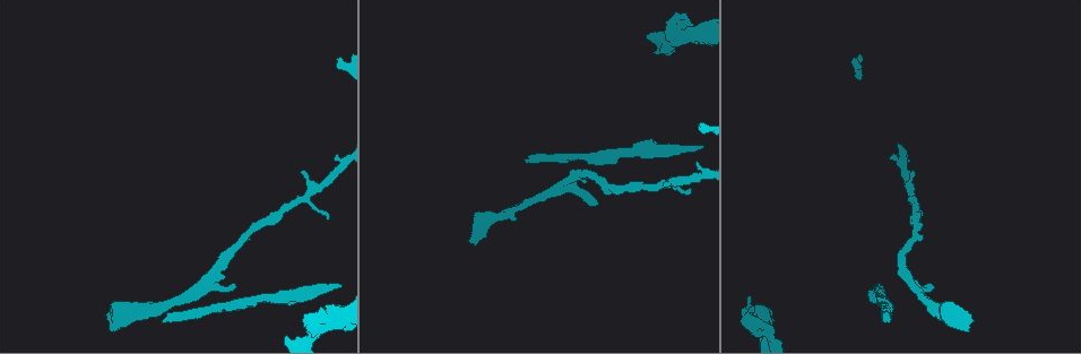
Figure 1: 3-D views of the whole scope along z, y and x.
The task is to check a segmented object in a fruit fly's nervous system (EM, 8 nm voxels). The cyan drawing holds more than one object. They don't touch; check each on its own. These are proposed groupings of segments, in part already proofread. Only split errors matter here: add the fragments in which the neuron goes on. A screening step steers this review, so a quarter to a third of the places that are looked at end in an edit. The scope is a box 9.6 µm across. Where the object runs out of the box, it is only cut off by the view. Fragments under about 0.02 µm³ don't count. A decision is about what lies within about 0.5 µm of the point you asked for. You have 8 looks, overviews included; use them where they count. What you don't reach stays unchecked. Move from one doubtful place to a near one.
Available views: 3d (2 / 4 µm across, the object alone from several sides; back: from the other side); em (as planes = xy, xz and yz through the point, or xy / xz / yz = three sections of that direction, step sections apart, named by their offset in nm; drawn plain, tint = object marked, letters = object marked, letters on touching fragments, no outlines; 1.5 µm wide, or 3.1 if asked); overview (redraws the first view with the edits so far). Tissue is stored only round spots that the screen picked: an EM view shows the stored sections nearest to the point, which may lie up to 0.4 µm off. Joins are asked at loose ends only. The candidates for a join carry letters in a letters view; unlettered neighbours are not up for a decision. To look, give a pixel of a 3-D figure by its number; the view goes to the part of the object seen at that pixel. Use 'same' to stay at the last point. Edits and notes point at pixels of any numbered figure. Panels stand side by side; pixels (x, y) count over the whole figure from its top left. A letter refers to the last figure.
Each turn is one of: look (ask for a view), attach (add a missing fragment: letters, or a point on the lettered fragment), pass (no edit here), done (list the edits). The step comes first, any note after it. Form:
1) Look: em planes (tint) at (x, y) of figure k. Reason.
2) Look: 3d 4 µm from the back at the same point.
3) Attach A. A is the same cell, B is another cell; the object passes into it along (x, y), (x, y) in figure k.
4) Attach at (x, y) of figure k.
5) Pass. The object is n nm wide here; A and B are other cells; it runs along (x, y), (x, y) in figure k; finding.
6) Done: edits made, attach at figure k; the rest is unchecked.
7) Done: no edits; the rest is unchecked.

Look: 3d 4 µm at (301, 173) of figure 1. Free end.

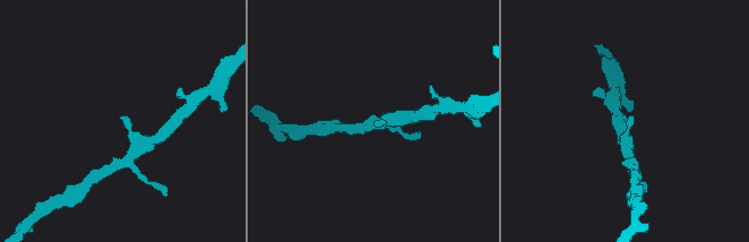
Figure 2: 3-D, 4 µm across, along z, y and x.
Look: em planes (letters) at (123, 115) of figure 2.

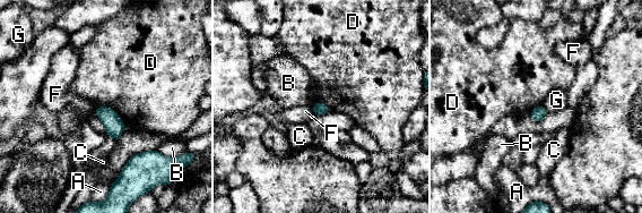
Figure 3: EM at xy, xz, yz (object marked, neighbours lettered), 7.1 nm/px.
Pass. The longest contact is with D, 260 nm; A, B, C, D, F and G are other cells; a border runs along (96, 107), (110, 107), (126, 126) in figure 3; none of them fits.

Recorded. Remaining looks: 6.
Look: 3d 2 µm at (316, 313) of figure 1. Stops while still wide.

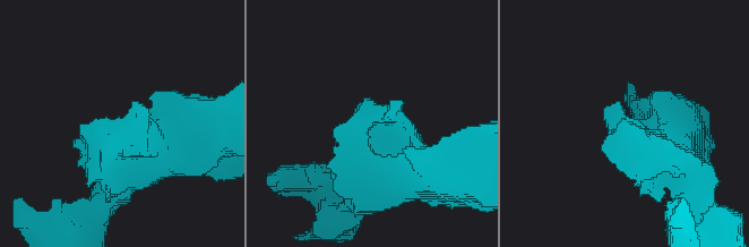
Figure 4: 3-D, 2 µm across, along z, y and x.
Look: em planes (letters) at (630, 121) of figure 4.

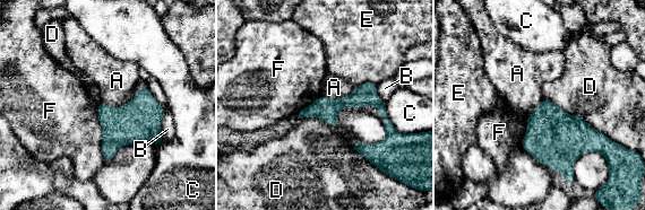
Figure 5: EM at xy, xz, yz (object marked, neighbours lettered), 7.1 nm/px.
Pass. The longest contact is with D, 600 nm; A, B, C, D, E and F are other cells; a border runs along (543, 98), (617, 143) in figure 5; none of them fits.

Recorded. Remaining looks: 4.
Look: 3d 4 µm at (526, 163) of figure 1. Free end.

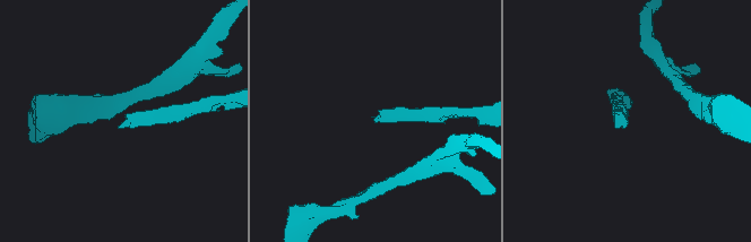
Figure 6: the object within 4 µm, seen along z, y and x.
Look: em planes (letters) at (120, 128) of figure 6. Need the tissue.

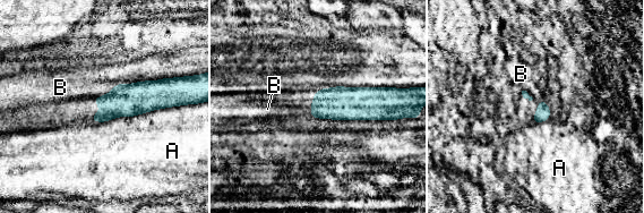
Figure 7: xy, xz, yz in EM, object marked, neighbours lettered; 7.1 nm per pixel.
Pass. The longest contact is with A, 420 nm; A and B are other cells; no lettered fragment goes on from it.

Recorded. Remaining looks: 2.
Done: no edits; the rest is unchecked.

